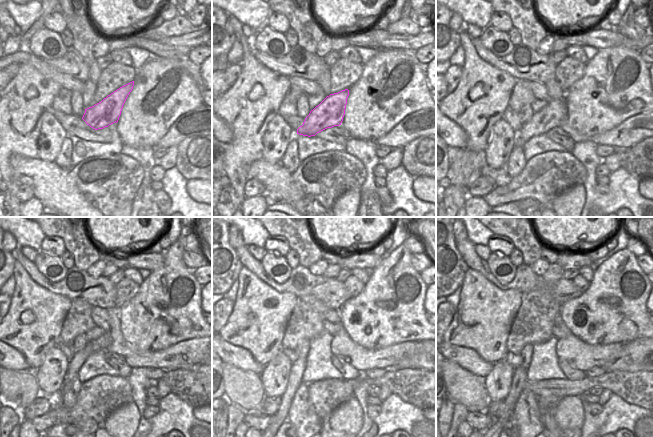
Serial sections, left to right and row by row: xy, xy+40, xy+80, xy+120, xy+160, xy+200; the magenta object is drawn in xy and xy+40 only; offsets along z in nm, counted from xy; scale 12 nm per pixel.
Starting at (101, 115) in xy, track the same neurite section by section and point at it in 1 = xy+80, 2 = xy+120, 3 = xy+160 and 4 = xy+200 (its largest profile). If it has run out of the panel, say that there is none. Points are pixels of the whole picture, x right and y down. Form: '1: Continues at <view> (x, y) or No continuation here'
1: Continues at xy+80 (554, 113)
2: Continues at xy+120 (103, 342)
3: Continues at xy+160 (296, 372)
4: Continues at xy+200 (519, 379).

